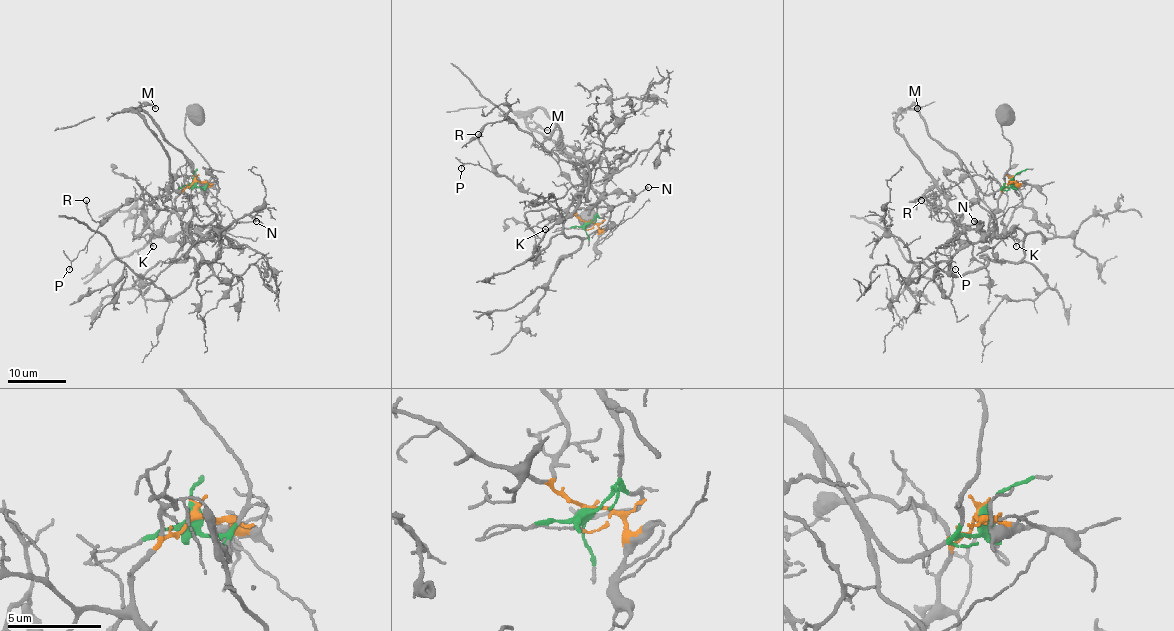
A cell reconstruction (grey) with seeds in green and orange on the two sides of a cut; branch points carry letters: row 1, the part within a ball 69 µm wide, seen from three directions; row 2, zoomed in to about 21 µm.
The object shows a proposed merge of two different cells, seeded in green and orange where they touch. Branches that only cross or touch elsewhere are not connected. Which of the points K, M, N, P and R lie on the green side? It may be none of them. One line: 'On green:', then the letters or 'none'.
On green: M, N

